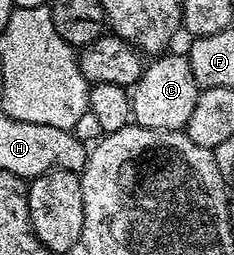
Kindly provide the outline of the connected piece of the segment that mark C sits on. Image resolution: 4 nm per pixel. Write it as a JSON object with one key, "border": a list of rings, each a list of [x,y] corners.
{"border":[[[163,52],[153,60],[147,61],[130,90],[130,103],[134,113],[132,122],[135,126],[153,130],[185,131],[192,110],[196,107],[200,88],[196,84],[196,76],[192,76],[189,57],[185,53],[170,53]]]}

